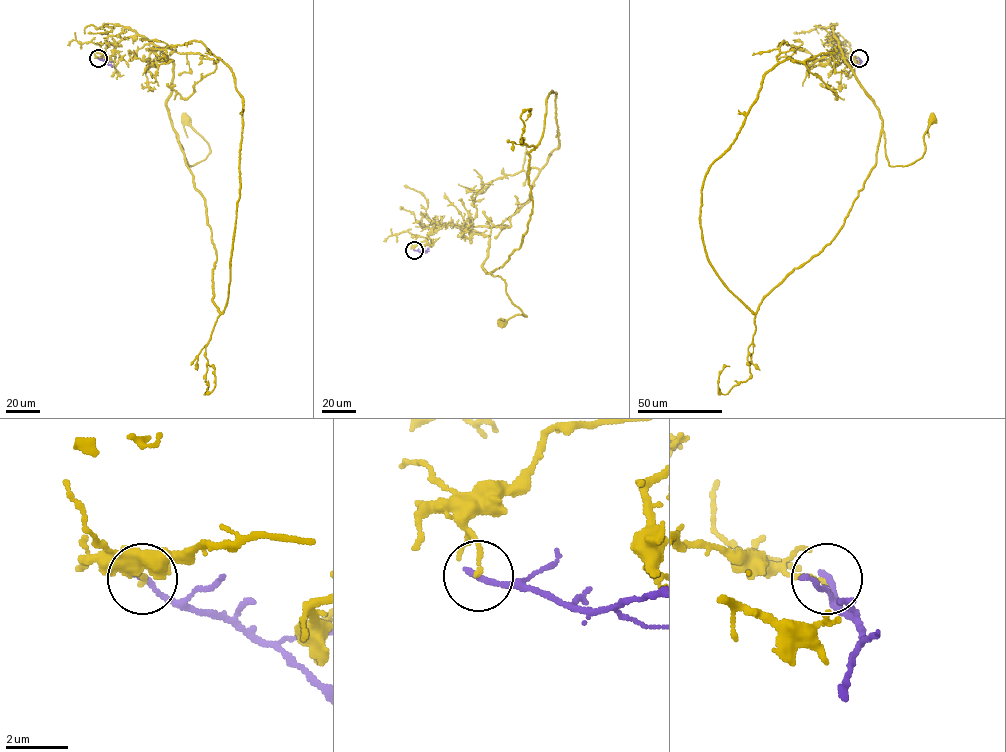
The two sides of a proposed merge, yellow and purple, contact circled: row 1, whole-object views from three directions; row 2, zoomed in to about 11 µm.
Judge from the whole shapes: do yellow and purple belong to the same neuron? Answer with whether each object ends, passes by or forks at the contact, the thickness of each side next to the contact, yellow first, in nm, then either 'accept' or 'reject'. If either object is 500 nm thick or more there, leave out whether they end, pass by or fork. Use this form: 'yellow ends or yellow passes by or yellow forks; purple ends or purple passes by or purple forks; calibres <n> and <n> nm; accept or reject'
yellow ends; purple ends; calibres 150 and 220 nm; reject

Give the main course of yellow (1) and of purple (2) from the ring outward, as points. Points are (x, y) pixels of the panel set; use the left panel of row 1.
1: (98, 58), (137, 35), (173, 63), (166, 106), (192, 166), (207, 156), (209, 144), (186, 119)
2: (98, 58), (112, 67)

